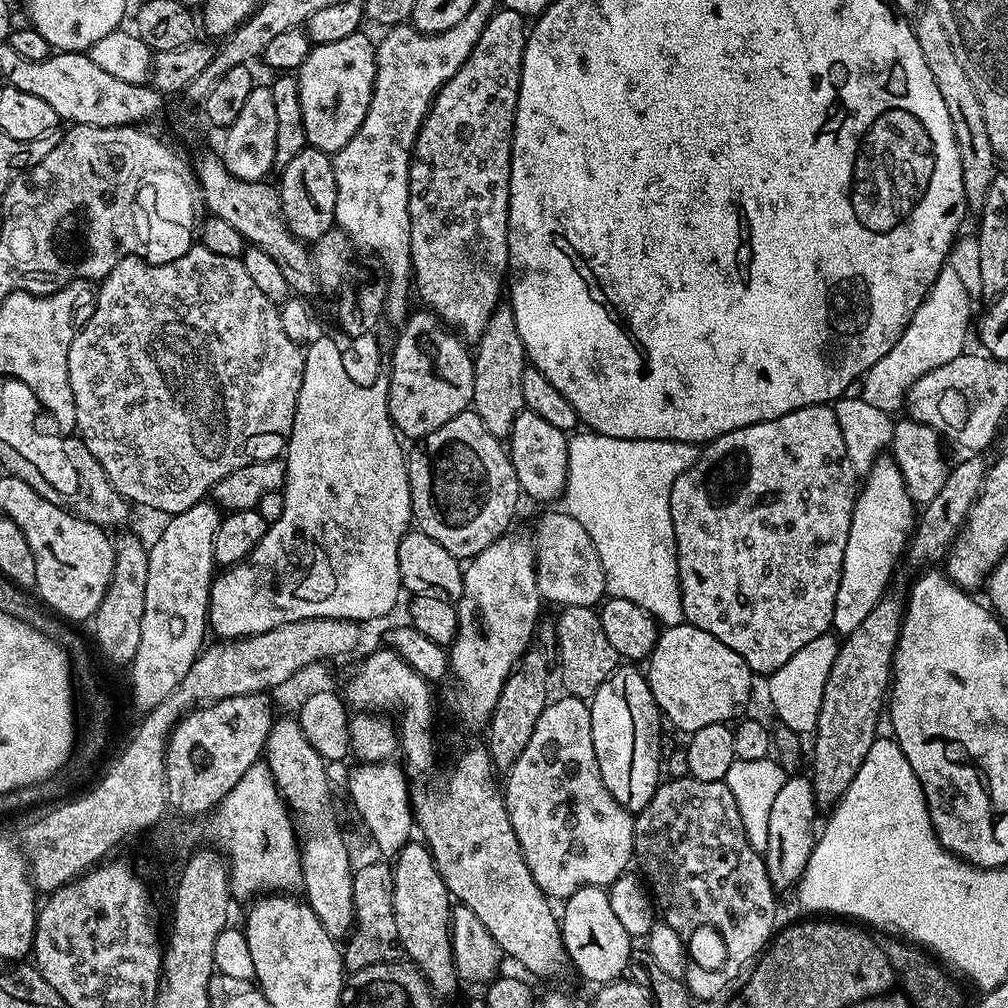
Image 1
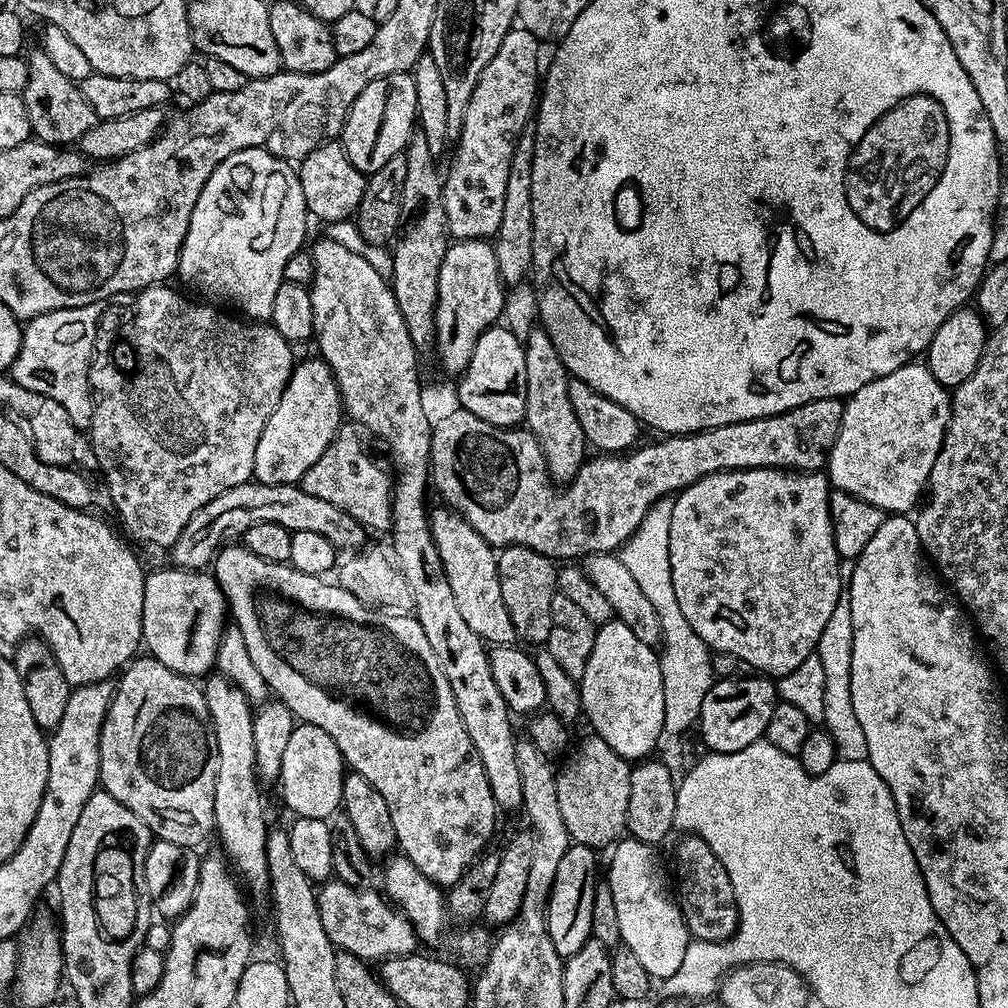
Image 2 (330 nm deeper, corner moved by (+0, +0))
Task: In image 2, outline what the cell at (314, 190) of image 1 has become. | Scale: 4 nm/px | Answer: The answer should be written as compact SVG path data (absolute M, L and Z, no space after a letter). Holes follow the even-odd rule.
M339 139L328 140L322 146L310 150L310 154L306 154L304 159L299 161L298 175L302 186L302 198L315 219L316 216L324 220L323 222L349 219L362 202L365 173L353 166Z

